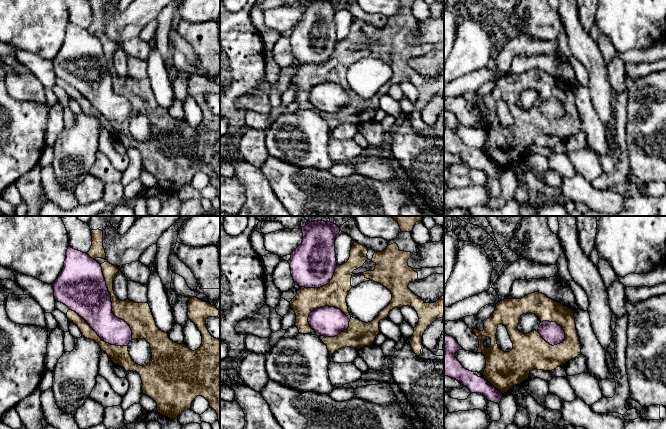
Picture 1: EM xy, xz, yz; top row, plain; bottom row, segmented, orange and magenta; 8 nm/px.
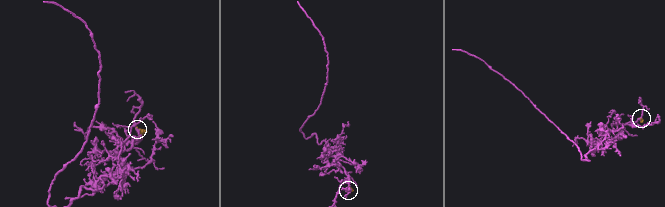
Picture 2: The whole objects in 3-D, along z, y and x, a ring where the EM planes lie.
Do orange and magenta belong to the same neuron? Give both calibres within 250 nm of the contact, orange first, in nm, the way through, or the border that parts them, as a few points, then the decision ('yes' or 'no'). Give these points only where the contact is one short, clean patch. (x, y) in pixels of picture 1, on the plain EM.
220/360 nm | no

